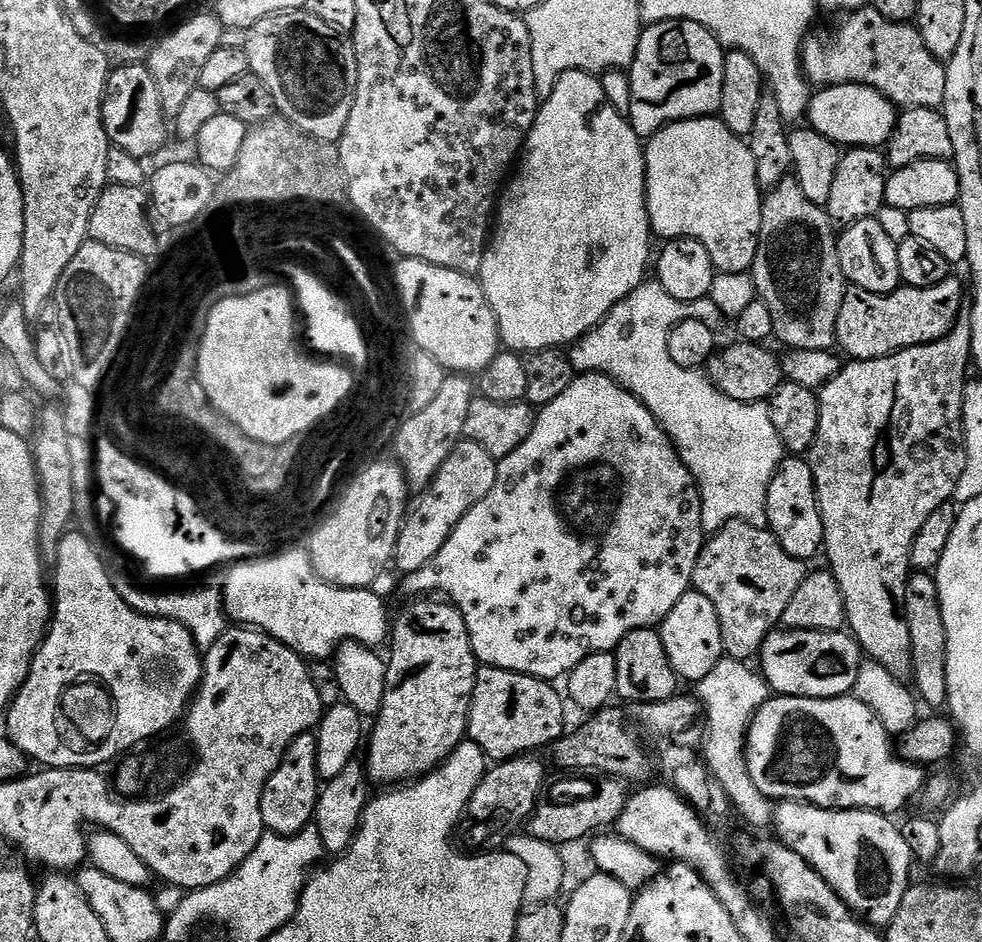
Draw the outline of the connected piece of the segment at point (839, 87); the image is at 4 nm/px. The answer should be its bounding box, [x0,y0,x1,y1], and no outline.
[807,84,898,148]

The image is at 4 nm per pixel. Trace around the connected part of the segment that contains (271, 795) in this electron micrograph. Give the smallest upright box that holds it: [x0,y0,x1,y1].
[262,731,322,836]

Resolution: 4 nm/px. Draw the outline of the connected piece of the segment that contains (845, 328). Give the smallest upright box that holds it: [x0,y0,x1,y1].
[836,278,966,360]

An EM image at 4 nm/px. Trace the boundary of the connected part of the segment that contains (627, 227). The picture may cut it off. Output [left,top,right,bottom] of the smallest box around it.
[478,70,654,354]

